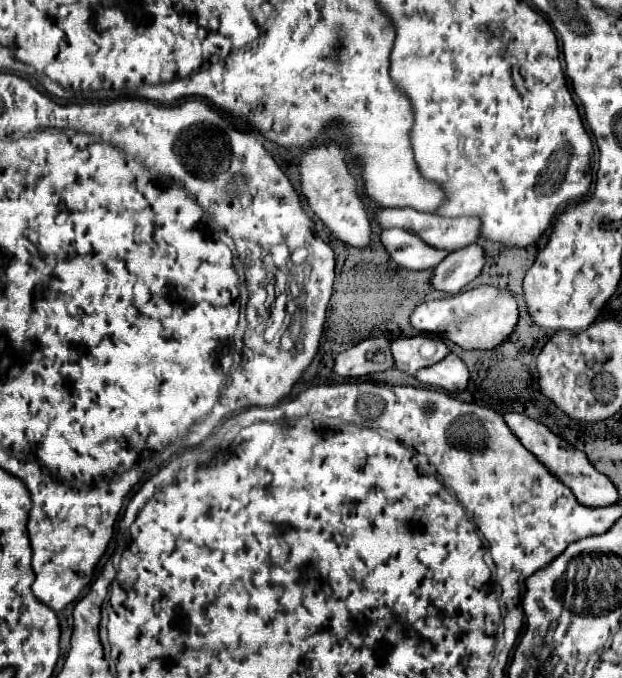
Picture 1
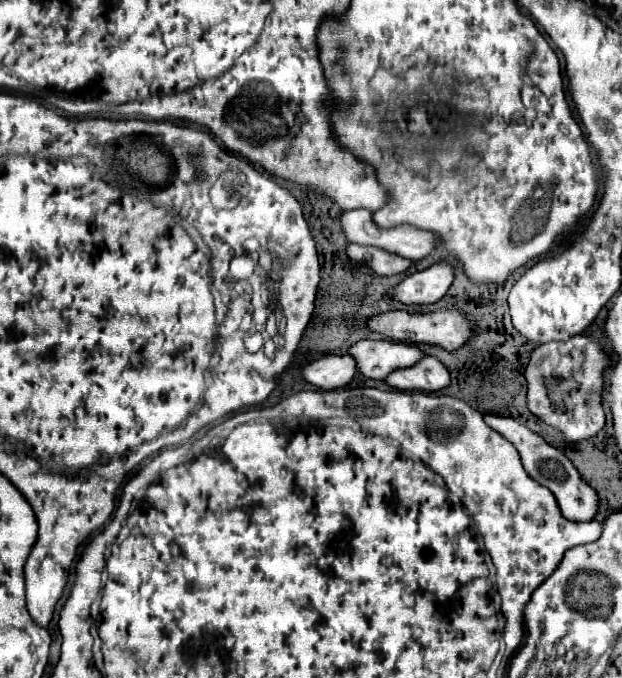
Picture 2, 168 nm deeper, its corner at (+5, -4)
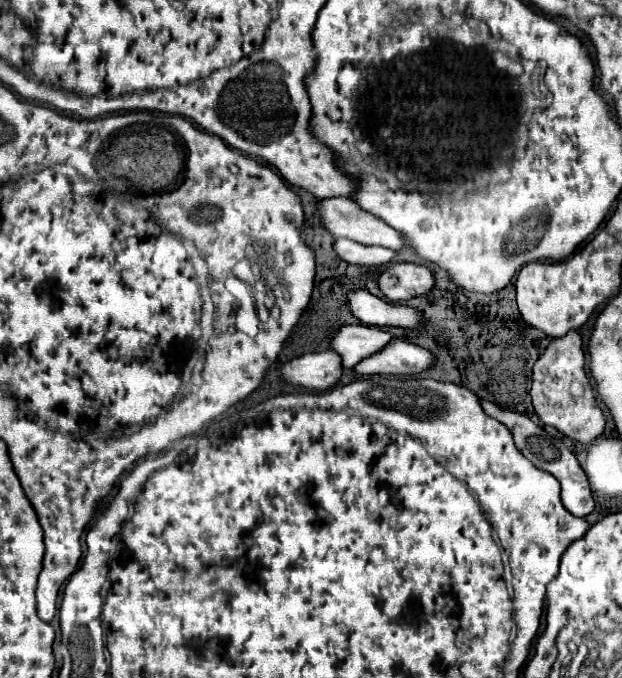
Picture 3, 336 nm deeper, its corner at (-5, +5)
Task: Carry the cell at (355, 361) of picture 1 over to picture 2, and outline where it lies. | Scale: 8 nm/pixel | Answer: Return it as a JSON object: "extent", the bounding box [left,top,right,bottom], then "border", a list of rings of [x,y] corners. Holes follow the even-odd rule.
{"extent":[302,354,358,390],"border":[[[342,354],[342,356],[322,356],[320,360],[310,362],[304,368],[302,376],[322,390],[336,390],[344,388],[344,384],[350,384],[356,372],[358,366],[354,364],[354,358],[350,354]]]}

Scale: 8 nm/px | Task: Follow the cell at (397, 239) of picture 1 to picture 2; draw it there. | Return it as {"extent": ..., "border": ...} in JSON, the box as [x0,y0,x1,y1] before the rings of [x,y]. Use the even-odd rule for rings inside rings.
{"extent":[348,244,412,276],"border":[[[350,244],[348,246],[348,256],[356,262],[368,262],[372,270],[376,270],[382,276],[392,276],[392,274],[402,274],[412,266],[412,260],[394,256],[392,252],[374,248],[374,246],[360,246],[360,244]]]}

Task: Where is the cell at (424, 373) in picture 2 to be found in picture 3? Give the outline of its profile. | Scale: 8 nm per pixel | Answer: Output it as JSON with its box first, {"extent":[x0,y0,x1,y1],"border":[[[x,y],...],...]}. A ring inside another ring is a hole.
{"extent":[354,339,434,377],"border":[[[392,339],[386,349],[360,361],[354,371],[362,377],[368,375],[418,375],[432,365],[434,357],[430,351],[406,343],[402,339]]]}

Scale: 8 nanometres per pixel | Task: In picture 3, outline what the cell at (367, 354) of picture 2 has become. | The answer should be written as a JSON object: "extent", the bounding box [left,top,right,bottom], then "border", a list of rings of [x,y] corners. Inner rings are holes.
{"extent":[330,325,392,367],"border":[[[344,325],[330,339],[330,349],[342,357],[342,367],[354,367],[390,343],[392,335],[368,325]]]}

